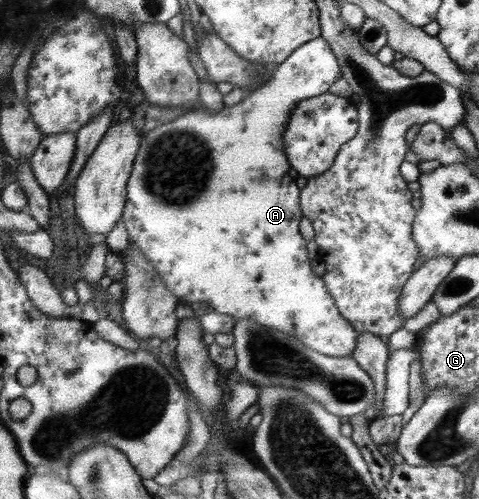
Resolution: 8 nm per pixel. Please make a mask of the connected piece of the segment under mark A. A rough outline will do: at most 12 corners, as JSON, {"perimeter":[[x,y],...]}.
{"perimeter":[[312,38],[234,106],[142,131],[122,222],[166,290],[333,357],[284,130]]}

